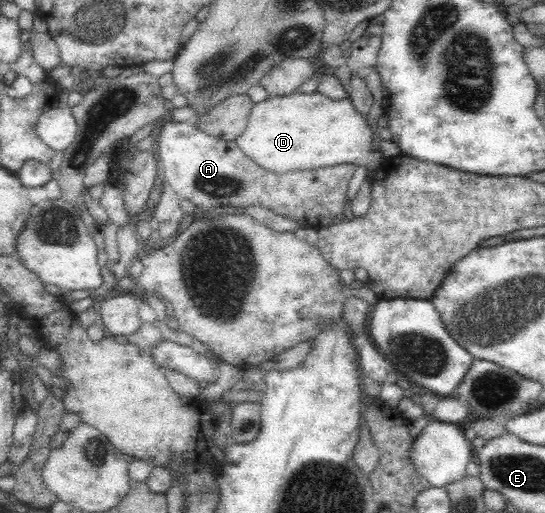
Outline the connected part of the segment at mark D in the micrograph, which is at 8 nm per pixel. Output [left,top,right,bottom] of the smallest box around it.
[234,91,384,173]

